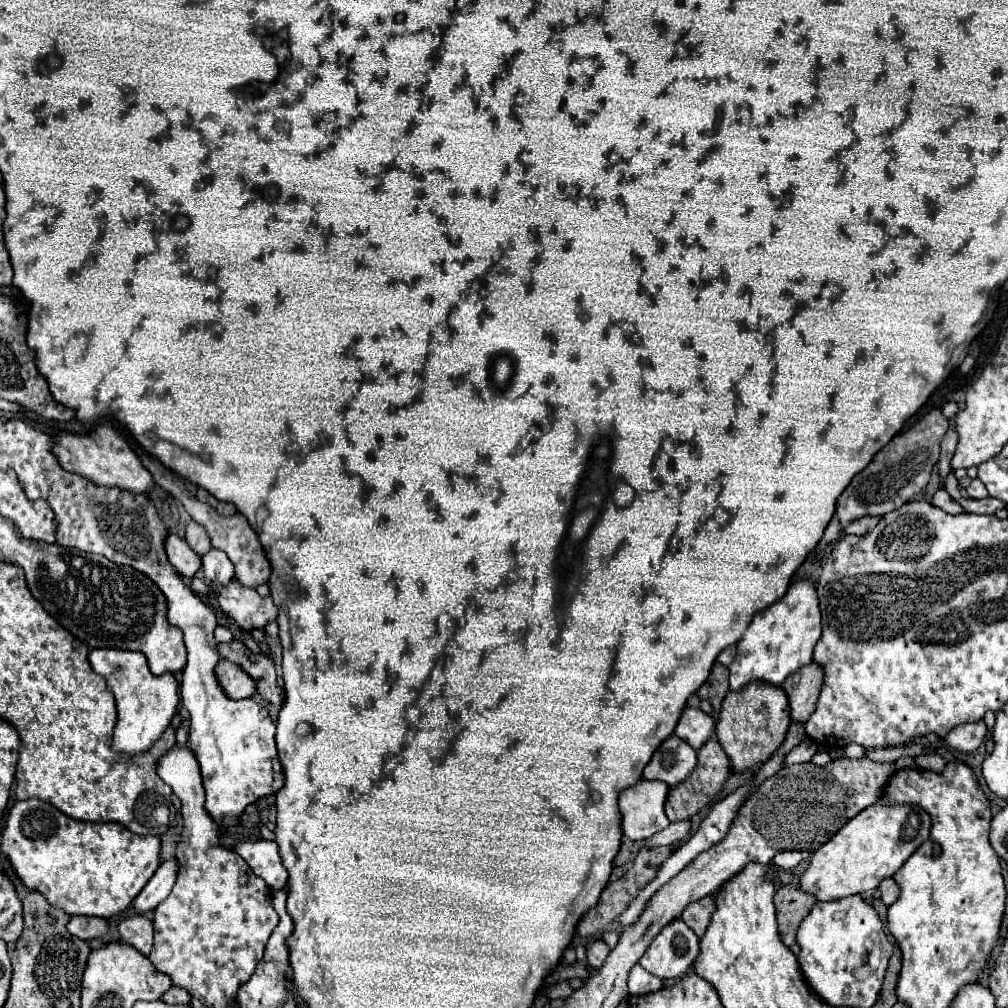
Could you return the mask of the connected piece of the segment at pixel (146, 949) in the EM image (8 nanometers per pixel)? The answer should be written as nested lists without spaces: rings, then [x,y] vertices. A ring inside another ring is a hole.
[[[130,916],[118,926],[120,936],[126,944],[134,946],[142,954],[150,954],[152,950],[152,922],[144,916]]]

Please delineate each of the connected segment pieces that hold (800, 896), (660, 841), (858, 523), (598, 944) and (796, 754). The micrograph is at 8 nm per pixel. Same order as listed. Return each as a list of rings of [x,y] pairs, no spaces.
[[[780,886],[776,890],[774,906],[776,906],[778,930],[780,930],[782,942],[786,946],[792,946],[796,942],[796,932],[798,932],[800,920],[812,910],[814,904],[816,904],[816,896],[800,890],[800,888]]]
[[[684,820],[684,822],[674,822],[670,824],[668,828],[664,828],[662,832],[658,832],[656,836],[648,838],[644,844],[648,846],[664,846],[664,844],[676,844],[680,840],[684,840],[688,836],[692,828],[692,822],[690,820]]]
[[[864,516],[860,520],[854,520],[852,524],[846,526],[846,534],[866,534],[878,524],[878,518],[874,516]]]
[[[598,938],[598,940],[594,940],[588,946],[588,954],[586,956],[588,956],[588,962],[590,962],[592,968],[600,968],[600,964],[604,964],[604,960],[608,958],[608,954],[610,954],[608,944],[602,938]]]
[[[806,736],[806,738],[786,756],[784,766],[796,764],[796,762],[808,762],[808,760],[812,760],[812,756],[816,754],[816,750],[818,750],[818,744],[816,744],[812,738]]]

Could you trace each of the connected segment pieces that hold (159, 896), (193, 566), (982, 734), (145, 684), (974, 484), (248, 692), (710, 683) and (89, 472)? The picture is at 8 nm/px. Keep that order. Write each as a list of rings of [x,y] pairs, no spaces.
[[[176,860],[162,862],[160,868],[156,870],[156,874],[148,880],[148,884],[144,886],[144,890],[132,902],[132,908],[136,912],[140,912],[140,914],[144,914],[148,910],[154,910],[170,894],[172,886],[176,882],[176,874],[178,874]]]
[[[170,534],[164,542],[164,548],[166,548],[166,554],[168,554],[168,560],[170,564],[186,578],[192,578],[198,568],[200,568],[200,556],[196,556],[190,546],[186,544],[184,538],[176,536],[176,534]]]
[[[980,720],[980,722],[960,724],[960,726],[952,728],[952,732],[948,732],[948,736],[944,740],[954,750],[960,750],[960,752],[976,752],[982,746],[982,742],[986,740],[986,734],[988,734],[988,728]]]
[[[96,648],[88,654],[92,670],[100,674],[108,690],[114,694],[118,706],[118,722],[114,728],[112,750],[124,756],[140,756],[146,754],[156,740],[160,740],[162,732],[170,726],[176,710],[178,710],[178,682],[174,674],[166,672],[162,676],[154,676],[148,670],[146,656],[142,652],[132,650],[114,650],[114,648]]]
[[[974,478],[974,480],[970,482],[970,486],[966,488],[966,494],[968,494],[970,498],[986,498],[986,496],[988,496],[988,492],[986,492],[986,488],[984,488],[984,484],[982,484],[980,478]]]
[[[220,660],[216,664],[214,672],[216,672],[216,680],[218,680],[222,692],[228,698],[242,700],[242,698],[250,698],[256,692],[256,684],[248,678],[248,674],[240,666],[236,666],[228,660]]]
[[[714,664],[708,680],[700,686],[698,690],[698,696],[700,698],[706,698],[708,702],[712,702],[714,706],[714,718],[718,718],[718,712],[720,712],[720,704],[724,700],[724,696],[728,694],[728,668],[722,666],[722,664]]]
[[[110,422],[98,424],[92,432],[86,436],[80,434],[58,434],[56,444],[52,448],[56,452],[58,462],[64,470],[80,474],[88,480],[92,480],[96,486],[106,486],[106,488],[120,488],[128,490],[132,494],[152,494],[154,490],[154,480],[152,474],[144,468],[136,452],[130,448],[126,438],[116,432],[116,428]]]

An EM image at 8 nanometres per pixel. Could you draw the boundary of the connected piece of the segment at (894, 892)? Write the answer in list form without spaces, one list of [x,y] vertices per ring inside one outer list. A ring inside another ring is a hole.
[[[884,878],[878,888],[880,888],[880,892],[882,892],[882,902],[884,902],[886,906],[890,906],[890,904],[900,896],[900,888],[898,888],[898,884],[894,882],[894,878]]]

